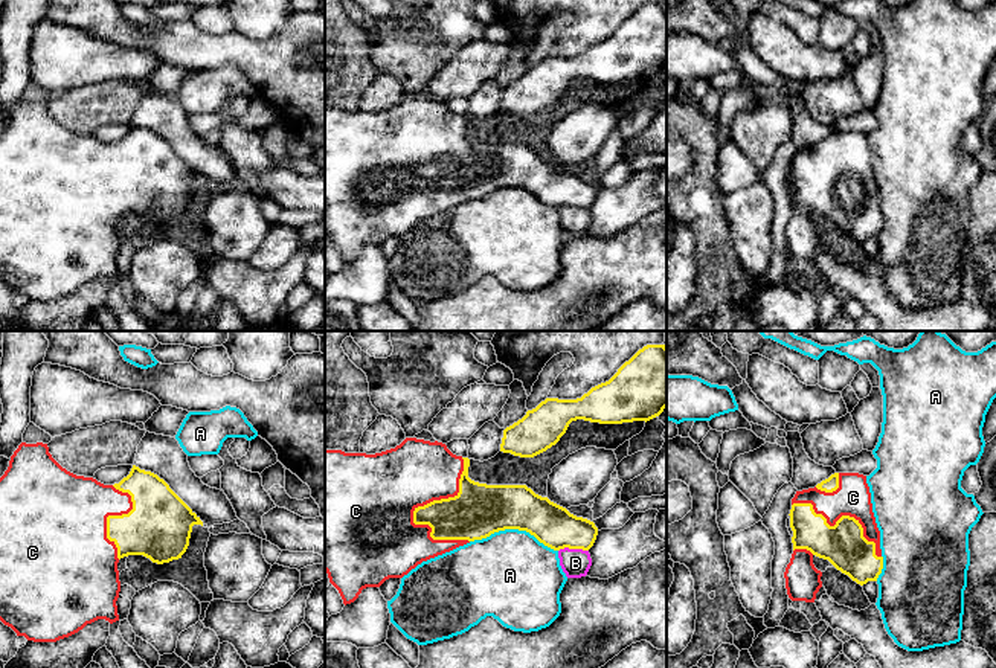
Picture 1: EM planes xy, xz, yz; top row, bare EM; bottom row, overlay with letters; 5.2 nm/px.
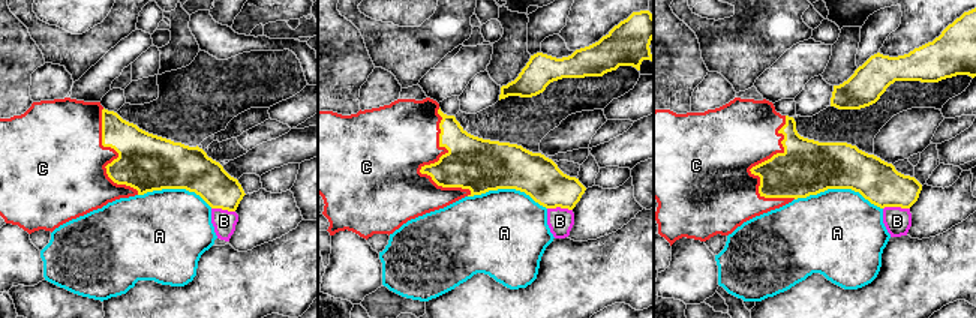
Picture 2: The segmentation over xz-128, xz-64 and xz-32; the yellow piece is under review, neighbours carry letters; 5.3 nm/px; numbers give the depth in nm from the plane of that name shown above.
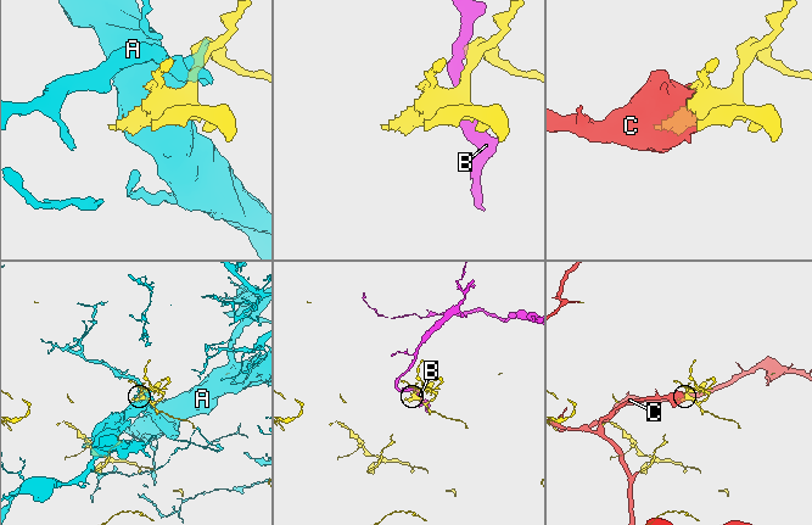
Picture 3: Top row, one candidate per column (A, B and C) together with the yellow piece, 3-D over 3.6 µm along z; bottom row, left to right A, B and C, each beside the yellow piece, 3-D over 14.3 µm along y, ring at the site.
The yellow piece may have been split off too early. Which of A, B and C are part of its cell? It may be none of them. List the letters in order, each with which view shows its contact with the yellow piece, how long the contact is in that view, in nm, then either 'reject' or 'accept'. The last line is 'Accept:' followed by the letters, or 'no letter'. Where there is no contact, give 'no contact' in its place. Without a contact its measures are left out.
A: xz | 460 nm | reject
B: xz | 160 nm | reject
C: xz | 460 nm | accept
Accept: C

